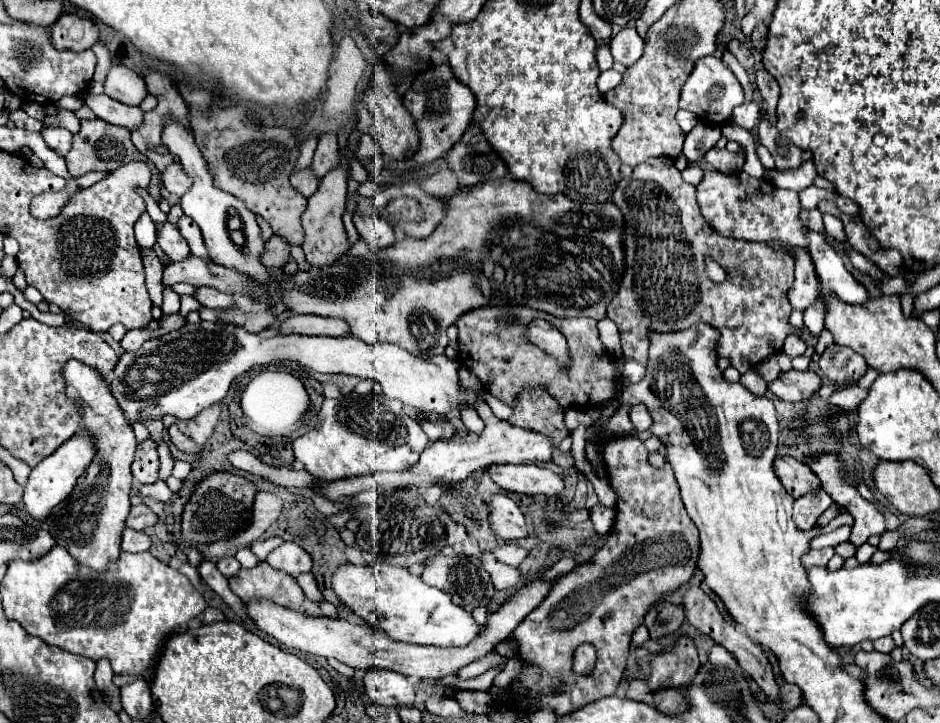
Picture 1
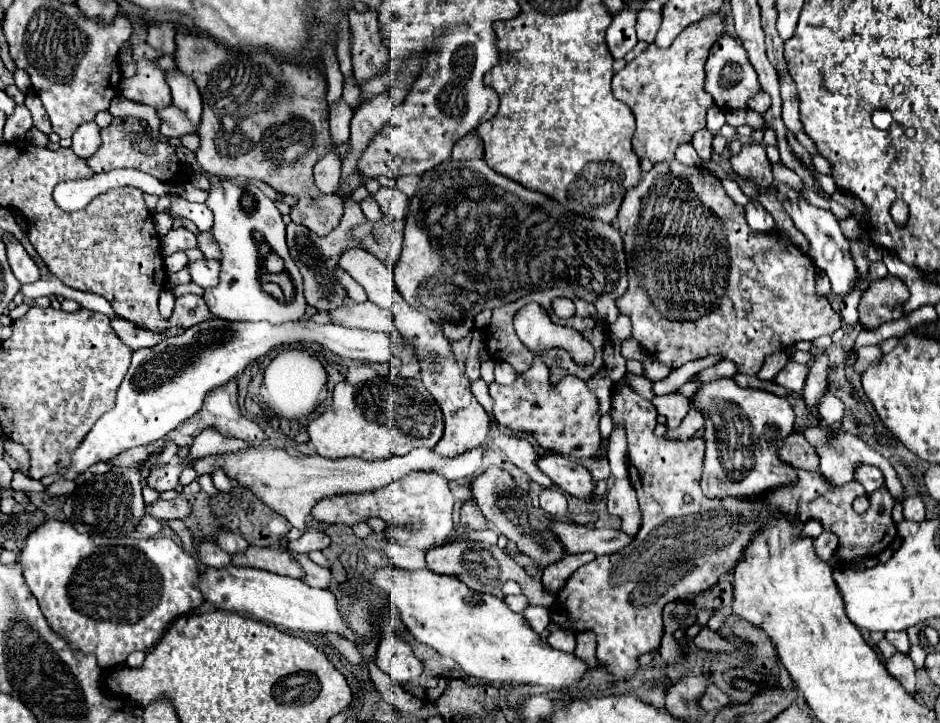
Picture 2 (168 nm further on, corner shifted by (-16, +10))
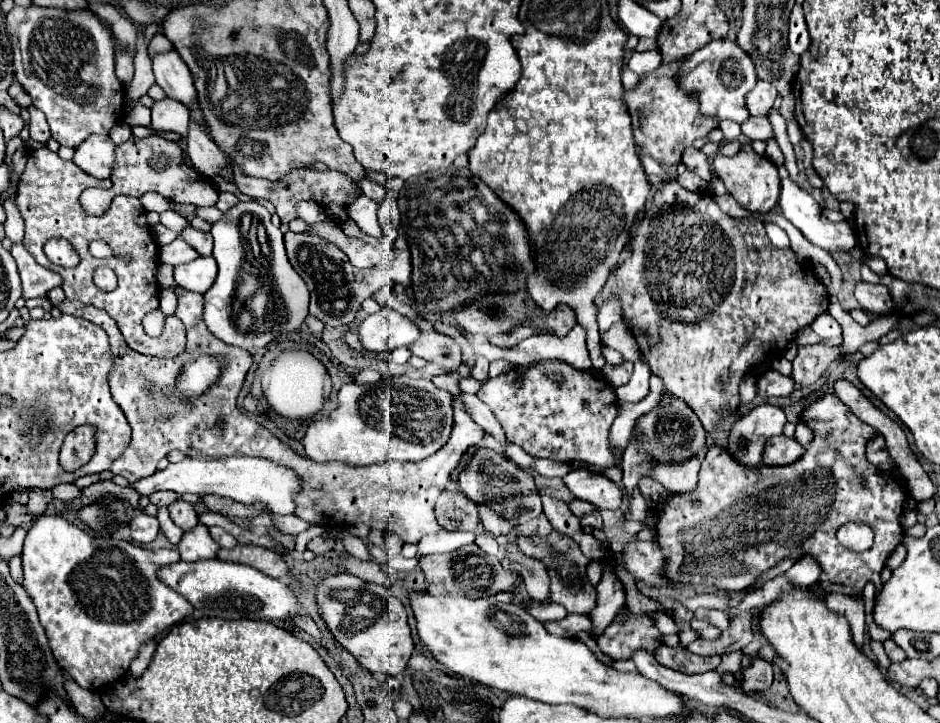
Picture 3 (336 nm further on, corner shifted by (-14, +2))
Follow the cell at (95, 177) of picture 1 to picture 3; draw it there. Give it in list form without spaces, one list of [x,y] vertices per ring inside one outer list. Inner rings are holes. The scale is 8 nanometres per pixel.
[[[197,207],[195,215],[209,221],[211,223],[214,223],[218,221],[218,219],[222,218],[223,213],[216,207]]]

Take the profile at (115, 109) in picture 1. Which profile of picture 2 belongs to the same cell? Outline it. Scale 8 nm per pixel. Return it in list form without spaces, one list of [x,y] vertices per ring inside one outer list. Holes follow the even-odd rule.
[[[170,105],[170,107],[164,107],[164,109],[158,109],[158,115],[162,119],[162,127],[160,127],[162,135],[166,135],[166,137],[182,137],[182,135],[194,133],[192,123],[188,121],[186,113],[180,111],[178,107]]]

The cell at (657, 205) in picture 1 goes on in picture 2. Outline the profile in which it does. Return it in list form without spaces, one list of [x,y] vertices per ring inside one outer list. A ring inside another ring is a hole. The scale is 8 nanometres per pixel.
[[[676,159],[656,163],[654,169],[650,173],[646,173],[636,187],[626,191],[626,199],[622,201],[622,207],[620,207],[620,213],[618,213],[618,229],[620,229],[620,235],[624,239],[624,253],[626,253],[626,263],[628,263],[628,289],[616,301],[616,307],[620,309],[622,315],[630,317],[632,337],[654,359],[668,365],[670,369],[678,369],[688,361],[696,361],[696,359],[702,359],[702,357],[708,357],[708,355],[722,355],[724,359],[730,359],[738,367],[738,373],[756,375],[760,371],[766,355],[770,355],[774,351],[788,349],[800,339],[814,341],[820,335],[832,335],[836,329],[840,329],[838,311],[832,309],[828,297],[818,297],[816,295],[816,287],[814,287],[816,265],[812,263],[812,259],[806,253],[800,253],[800,249],[796,249],[796,245],[792,245],[782,235],[774,237],[772,233],[754,233],[746,223],[744,207],[734,203],[726,195],[722,183],[712,173],[708,175],[708,171],[702,169],[702,167],[698,167],[698,169],[686,167],[686,165],[678,163]]]

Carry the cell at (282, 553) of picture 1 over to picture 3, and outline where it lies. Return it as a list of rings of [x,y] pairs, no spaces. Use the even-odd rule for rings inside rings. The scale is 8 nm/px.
[[[316,537],[306,545],[306,549],[310,549],[314,555],[324,555],[324,553],[332,551],[334,547],[336,547],[336,541],[330,537]]]

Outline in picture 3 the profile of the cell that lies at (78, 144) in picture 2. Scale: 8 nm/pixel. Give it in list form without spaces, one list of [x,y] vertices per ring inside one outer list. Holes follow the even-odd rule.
[[[90,135],[76,147],[72,161],[88,175],[106,179],[110,177],[110,169],[114,163],[114,147],[116,145],[108,135]]]

